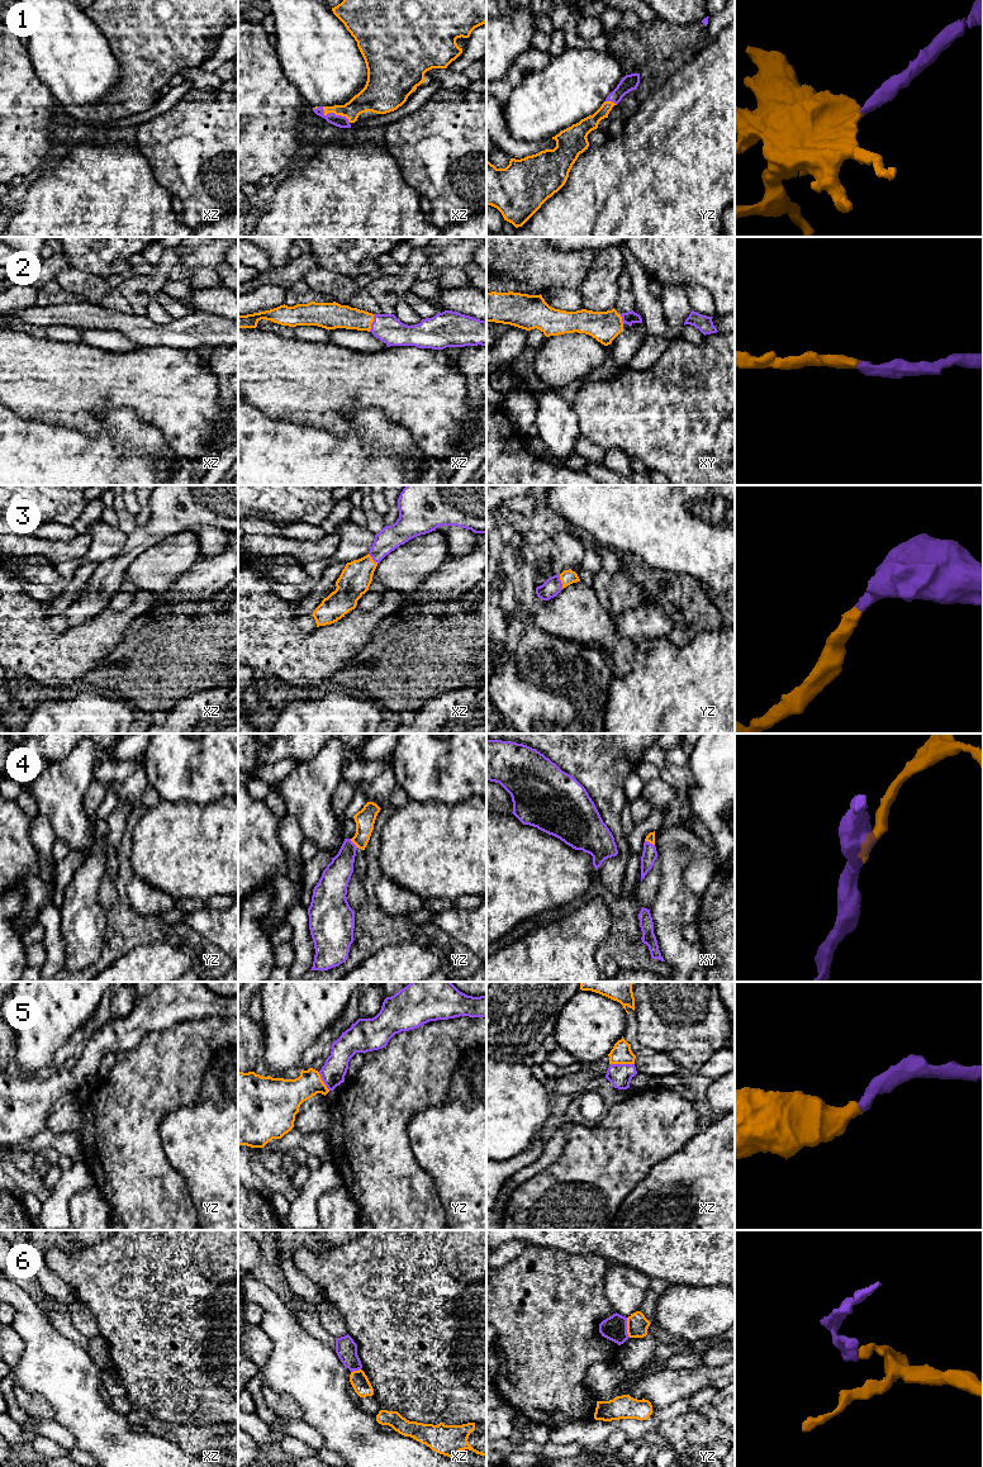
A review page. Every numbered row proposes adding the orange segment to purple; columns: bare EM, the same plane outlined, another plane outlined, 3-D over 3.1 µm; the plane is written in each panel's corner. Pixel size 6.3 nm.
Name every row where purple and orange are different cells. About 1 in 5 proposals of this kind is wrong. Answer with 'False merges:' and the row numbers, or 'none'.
False merges: 6

